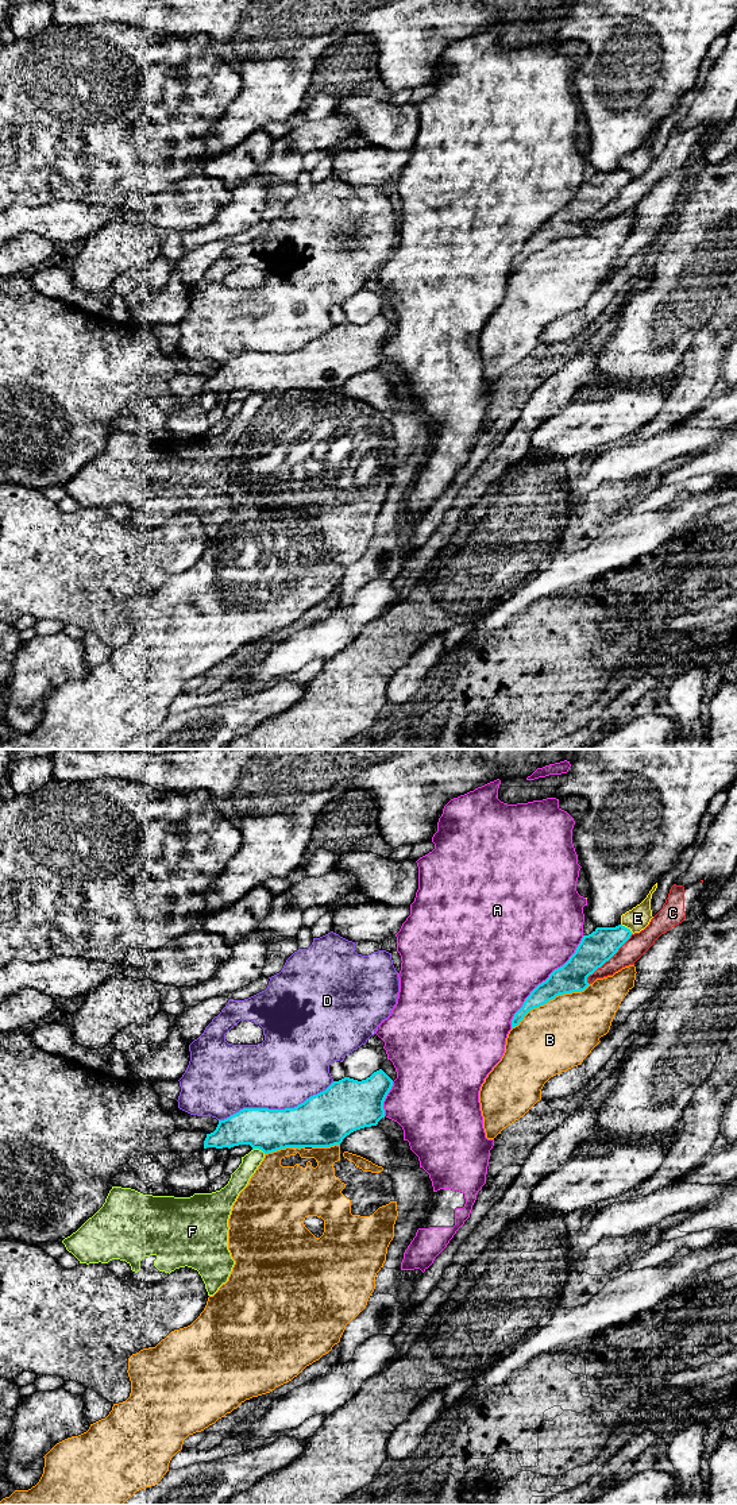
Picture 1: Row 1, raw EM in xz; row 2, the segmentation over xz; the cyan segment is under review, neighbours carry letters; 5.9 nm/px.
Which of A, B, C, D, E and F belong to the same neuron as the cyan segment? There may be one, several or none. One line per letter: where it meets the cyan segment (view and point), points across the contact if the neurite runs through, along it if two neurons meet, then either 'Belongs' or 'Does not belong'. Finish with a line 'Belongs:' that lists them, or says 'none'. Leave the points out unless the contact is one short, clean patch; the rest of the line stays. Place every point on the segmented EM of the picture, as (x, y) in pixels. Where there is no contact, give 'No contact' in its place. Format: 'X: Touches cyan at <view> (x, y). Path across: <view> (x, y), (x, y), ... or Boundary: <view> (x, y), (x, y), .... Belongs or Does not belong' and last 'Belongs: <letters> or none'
A: Touches cyan at xz (543, 981). Does not belong
B: Touches cyan at xz (550, 999). Does not belong
C: Touches cyan at xz (608, 960). Does not belong
D: Touches cyan at xz (276, 1110). Does not belong
E: Touches cyan at xz (626, 927). Does not belong
F: Touches cyan at xz (259, 1149). Boundary: xz (253, 1149), (261, 1149), (265, 1153). Does not belong
Belongs: none

